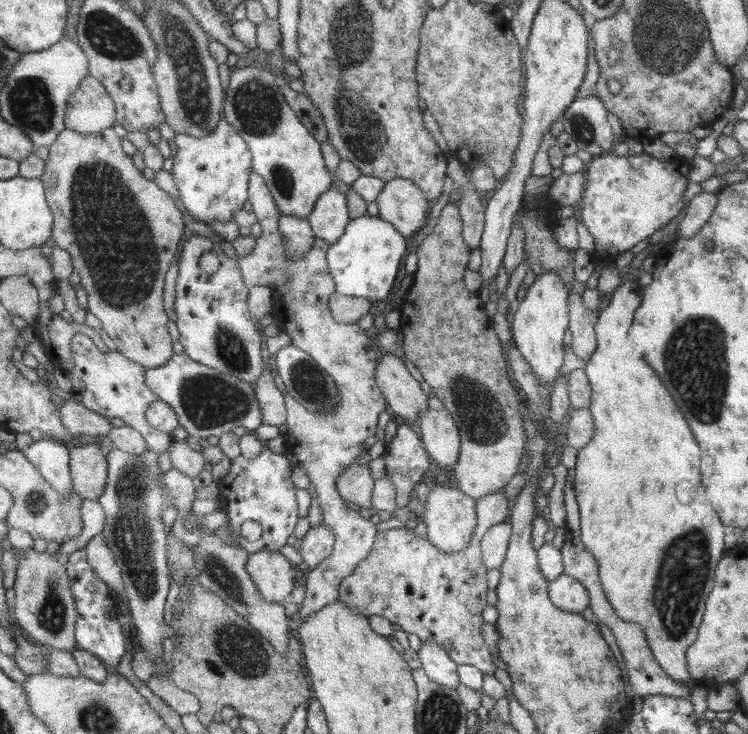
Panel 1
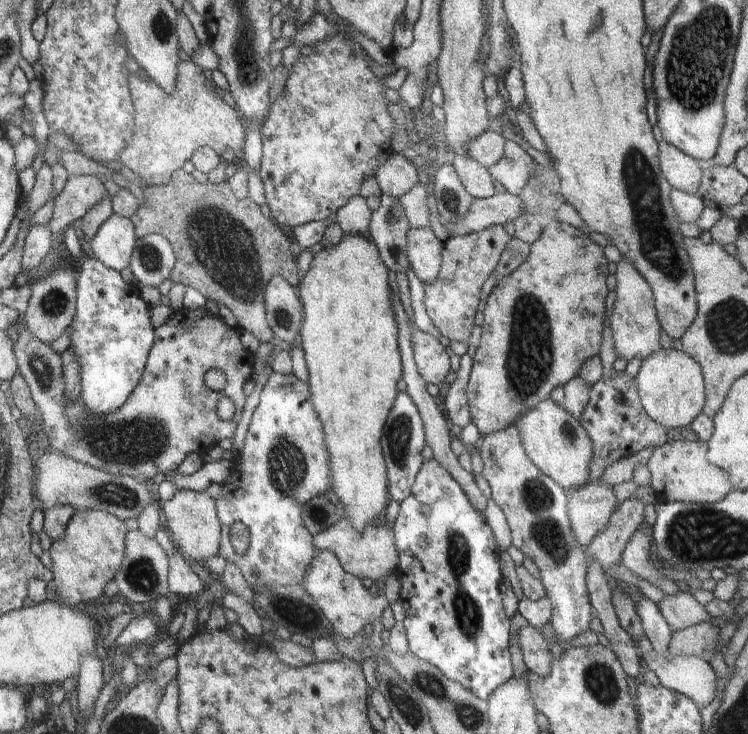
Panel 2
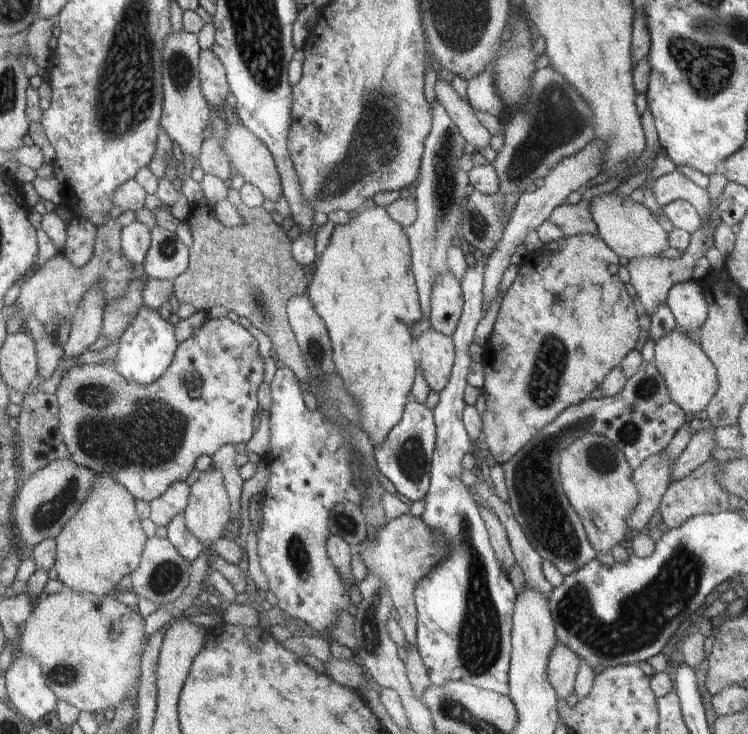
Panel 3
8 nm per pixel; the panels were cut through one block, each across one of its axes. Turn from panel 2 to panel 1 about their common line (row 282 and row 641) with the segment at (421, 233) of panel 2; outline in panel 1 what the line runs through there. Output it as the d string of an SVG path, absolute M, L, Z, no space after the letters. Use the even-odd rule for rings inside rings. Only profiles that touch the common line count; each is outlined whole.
M425 640L417 653L421 660L420 668L432 682L448 688L457 688L460 683L458 664L446 654L443 647L438 646L433 640Z

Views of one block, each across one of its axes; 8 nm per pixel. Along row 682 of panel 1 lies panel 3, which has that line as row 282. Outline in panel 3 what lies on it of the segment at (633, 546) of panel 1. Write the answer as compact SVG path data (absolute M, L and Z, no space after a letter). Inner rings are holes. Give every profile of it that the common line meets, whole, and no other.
M695 280L678 282L669 290L665 302L678 326L688 332L701 328L709 315L709 306L701 287Z

